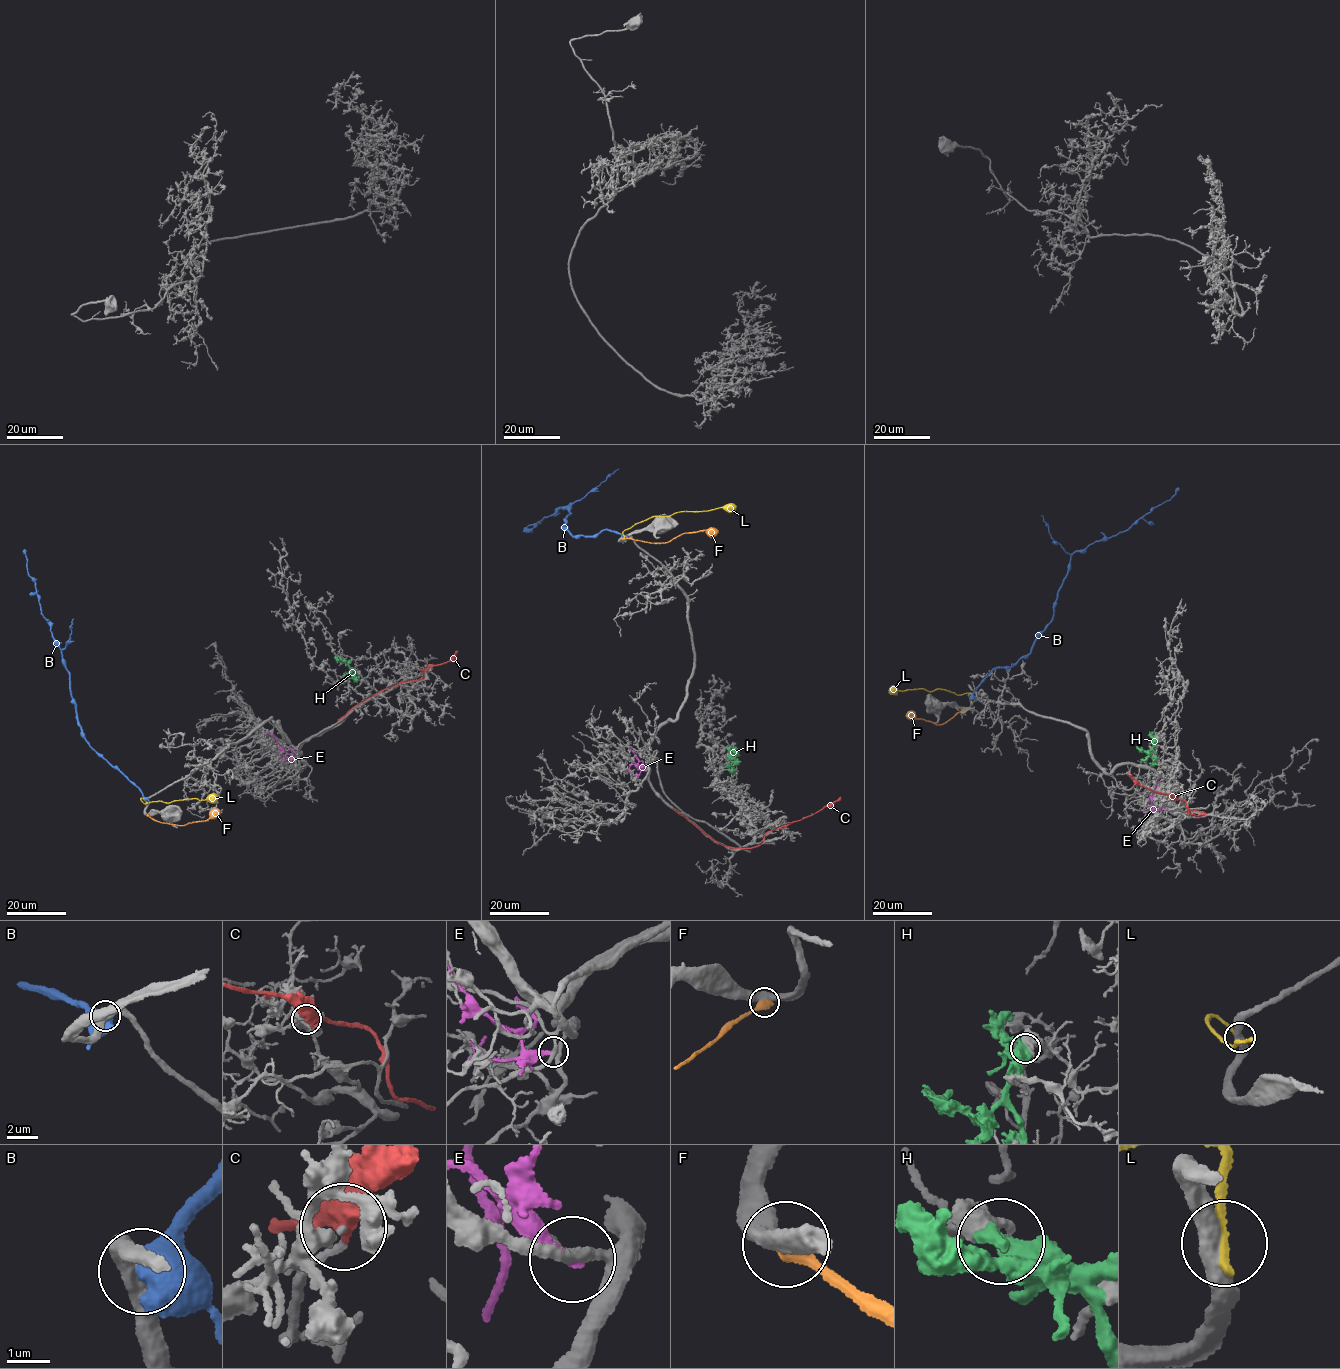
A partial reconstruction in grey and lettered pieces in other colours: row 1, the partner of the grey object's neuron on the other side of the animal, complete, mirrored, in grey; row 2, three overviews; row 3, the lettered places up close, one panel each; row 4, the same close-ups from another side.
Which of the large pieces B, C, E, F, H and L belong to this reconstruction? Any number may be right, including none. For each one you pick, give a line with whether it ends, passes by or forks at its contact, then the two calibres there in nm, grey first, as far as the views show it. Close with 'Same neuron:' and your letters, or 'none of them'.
Same neuron: none of them

